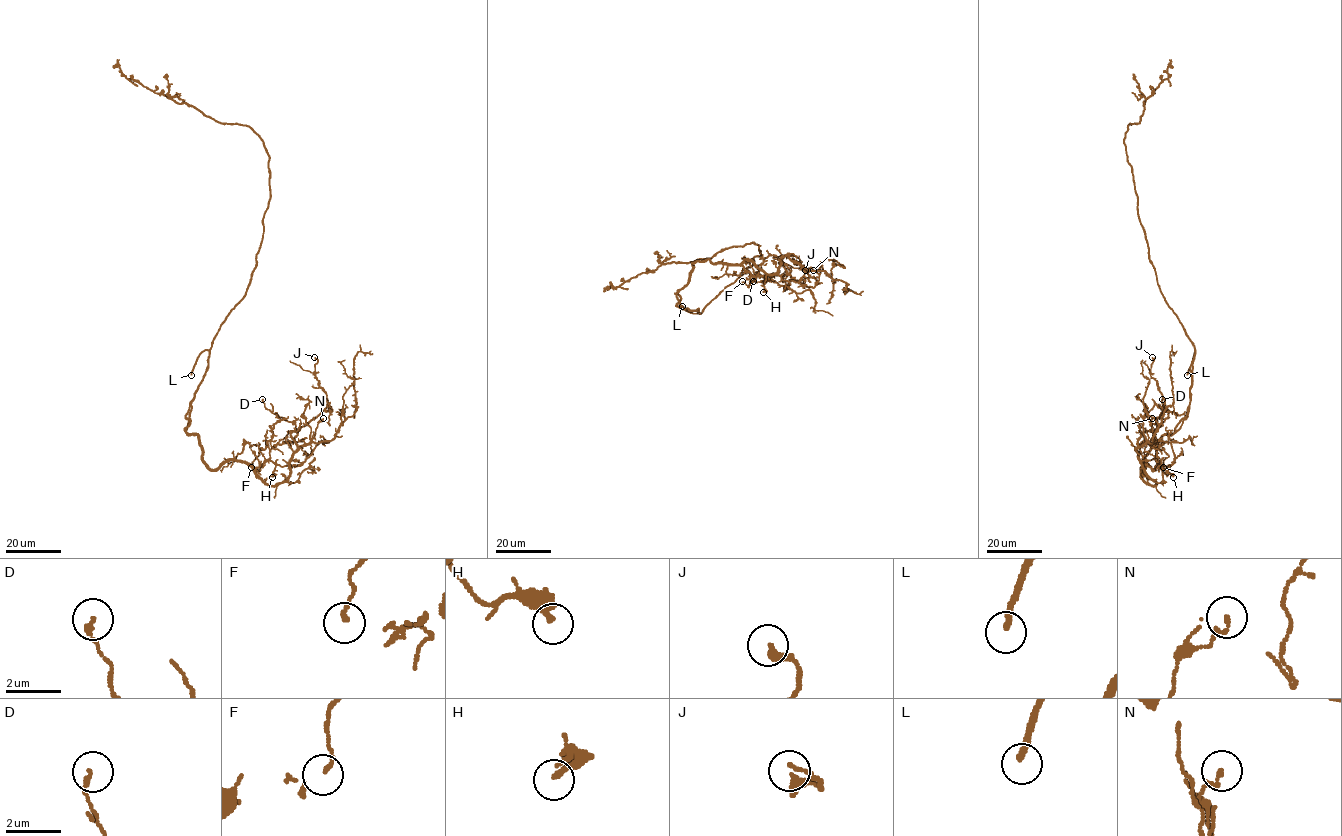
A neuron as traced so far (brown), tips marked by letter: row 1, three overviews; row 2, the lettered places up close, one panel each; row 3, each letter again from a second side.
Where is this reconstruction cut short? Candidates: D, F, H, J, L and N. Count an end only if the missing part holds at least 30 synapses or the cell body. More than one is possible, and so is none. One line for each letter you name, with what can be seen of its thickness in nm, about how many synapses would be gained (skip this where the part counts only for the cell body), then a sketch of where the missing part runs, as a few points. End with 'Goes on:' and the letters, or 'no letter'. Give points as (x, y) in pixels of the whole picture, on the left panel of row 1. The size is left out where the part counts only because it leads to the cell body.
L: 220 nm | (191, 375), (181, 391), (181, 420), (174, 447), (176, 463), (171, 478), (170, 494), (175, 498), (172, 497)
Goes on: L

